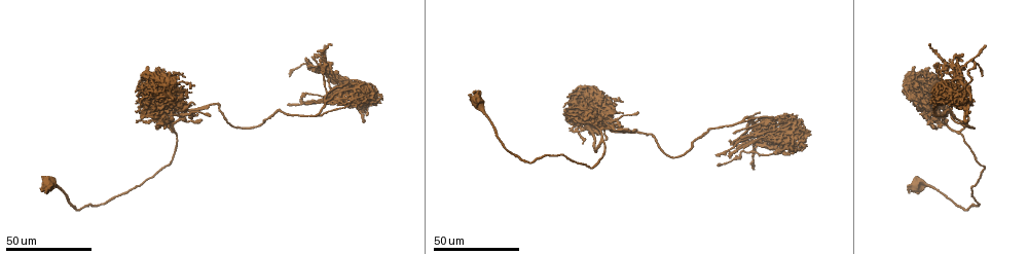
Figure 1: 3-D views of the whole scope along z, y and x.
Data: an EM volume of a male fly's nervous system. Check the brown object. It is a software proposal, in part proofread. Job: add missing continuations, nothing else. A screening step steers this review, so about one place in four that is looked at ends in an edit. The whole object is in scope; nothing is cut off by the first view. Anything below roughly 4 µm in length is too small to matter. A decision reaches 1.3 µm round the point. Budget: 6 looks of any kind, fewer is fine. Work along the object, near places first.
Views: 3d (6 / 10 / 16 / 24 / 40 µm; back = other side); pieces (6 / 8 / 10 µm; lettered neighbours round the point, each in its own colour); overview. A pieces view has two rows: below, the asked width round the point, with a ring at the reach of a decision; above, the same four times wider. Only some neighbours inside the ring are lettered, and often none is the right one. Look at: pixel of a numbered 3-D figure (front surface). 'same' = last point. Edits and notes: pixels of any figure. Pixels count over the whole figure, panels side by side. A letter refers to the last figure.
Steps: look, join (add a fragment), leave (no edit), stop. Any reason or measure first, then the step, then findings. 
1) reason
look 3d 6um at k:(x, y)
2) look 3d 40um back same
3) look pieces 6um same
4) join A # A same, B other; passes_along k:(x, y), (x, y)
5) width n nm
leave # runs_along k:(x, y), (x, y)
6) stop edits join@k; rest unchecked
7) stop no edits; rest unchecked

free end
look 3d 24um at 1:(776, 143)

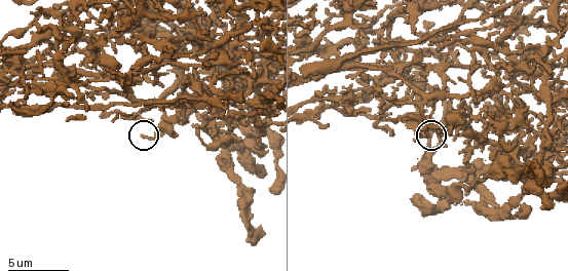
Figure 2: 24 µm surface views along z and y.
look pieces 6um at 2:(429, 125)

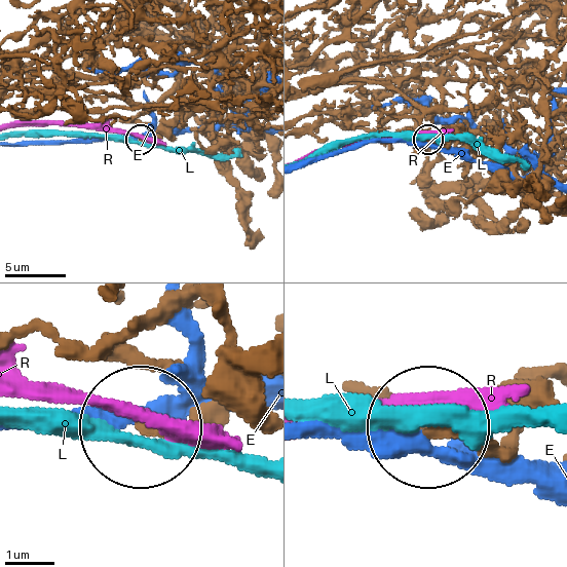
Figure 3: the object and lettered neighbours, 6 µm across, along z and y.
leave # E other, L other, R other; no lettered fragment goes on from it

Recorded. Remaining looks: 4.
an open end
look 3d 24um at 1:(797, 114)

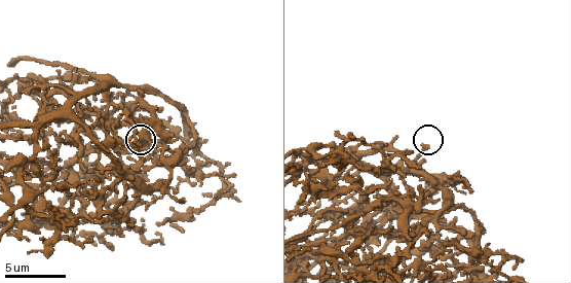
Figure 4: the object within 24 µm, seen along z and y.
look pieces 6um at 4:(138, 144)

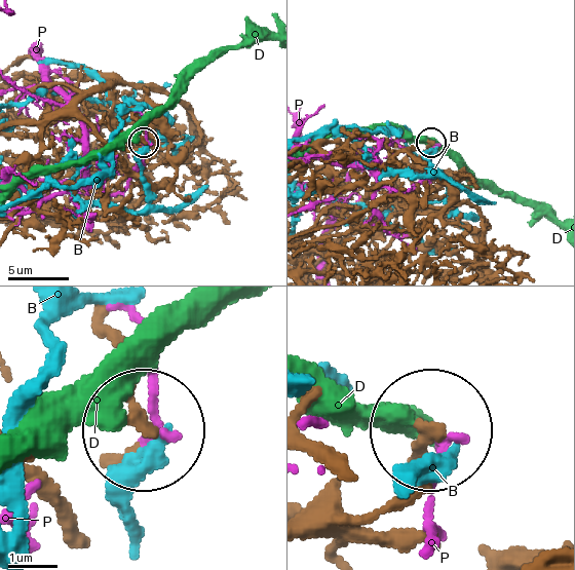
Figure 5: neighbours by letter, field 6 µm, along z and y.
leave # B other, D other, P other; runs_along 5:(56, 117), (110, 89), (143, 141); no lettered fragment goes on from it

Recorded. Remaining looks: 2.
thin end
look pieces 8um at 2:(365, 28)

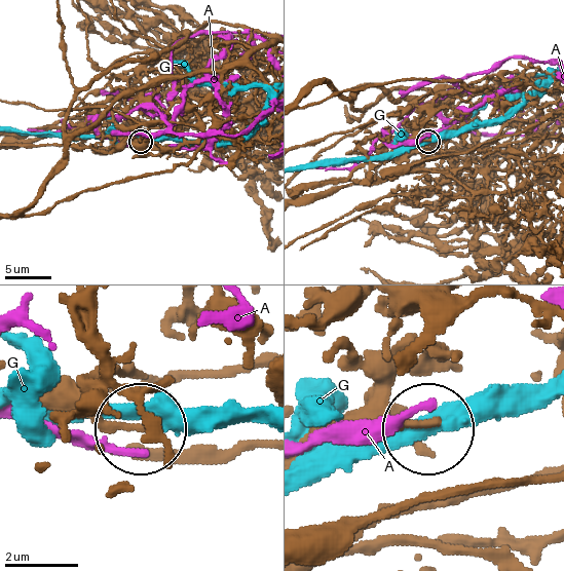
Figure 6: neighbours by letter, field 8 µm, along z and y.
leave # A other, G other; none of them fits

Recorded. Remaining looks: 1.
stop no edits; rest unchecked

